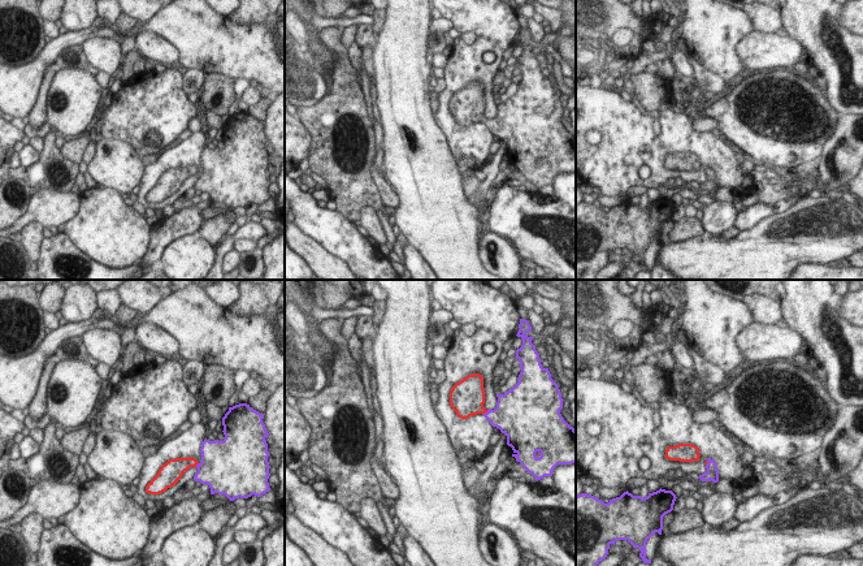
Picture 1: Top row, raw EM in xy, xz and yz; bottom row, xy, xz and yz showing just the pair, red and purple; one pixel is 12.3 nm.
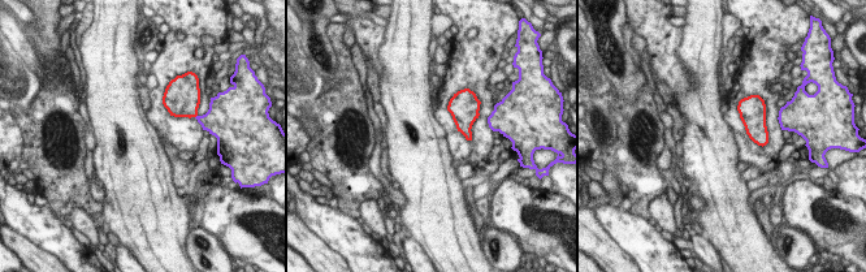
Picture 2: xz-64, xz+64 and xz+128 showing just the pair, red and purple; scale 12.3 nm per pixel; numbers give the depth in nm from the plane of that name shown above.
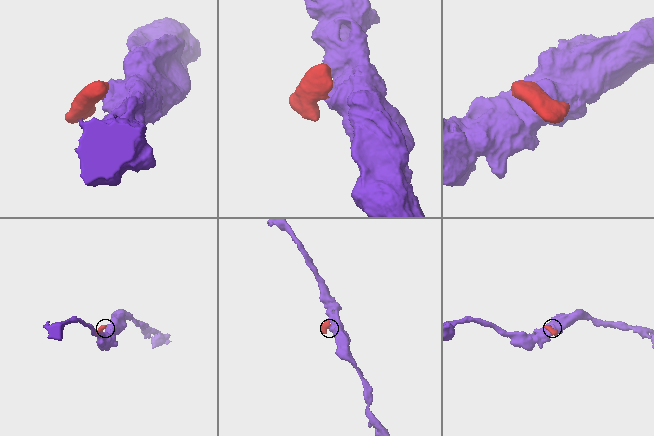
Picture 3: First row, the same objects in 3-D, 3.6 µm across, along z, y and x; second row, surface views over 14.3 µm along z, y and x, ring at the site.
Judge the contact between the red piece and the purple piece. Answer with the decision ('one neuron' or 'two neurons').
one neuron

